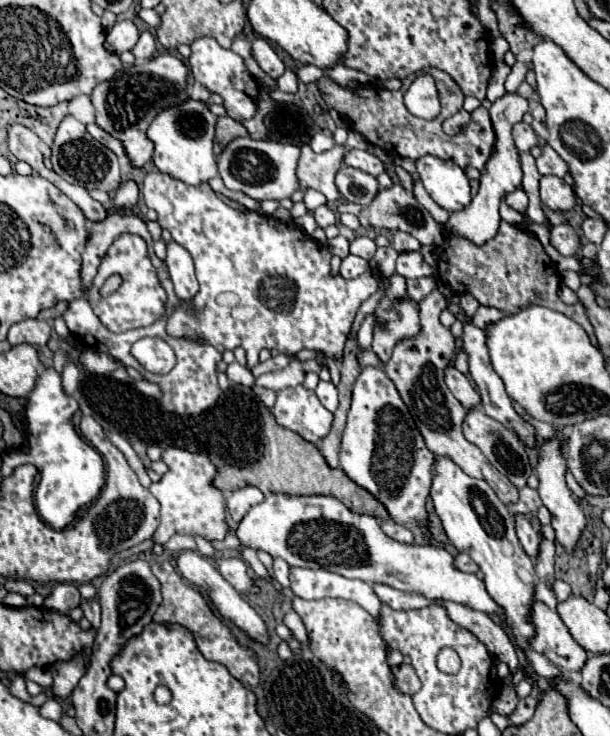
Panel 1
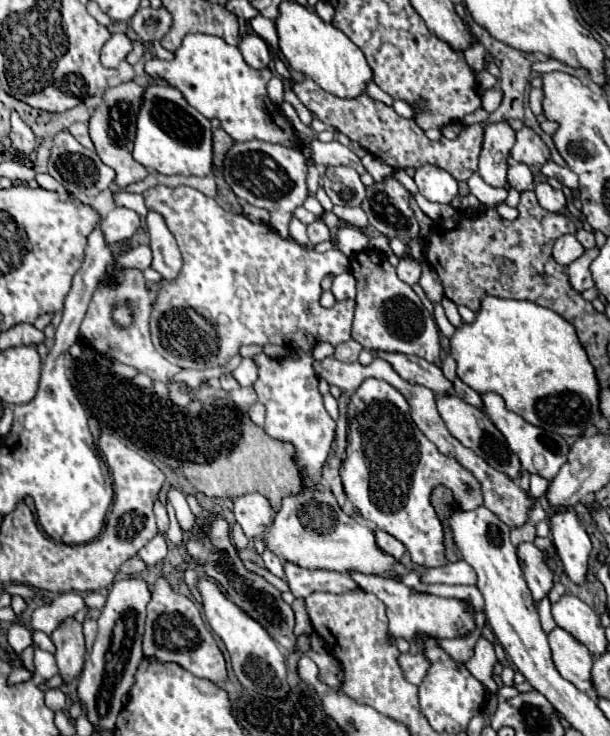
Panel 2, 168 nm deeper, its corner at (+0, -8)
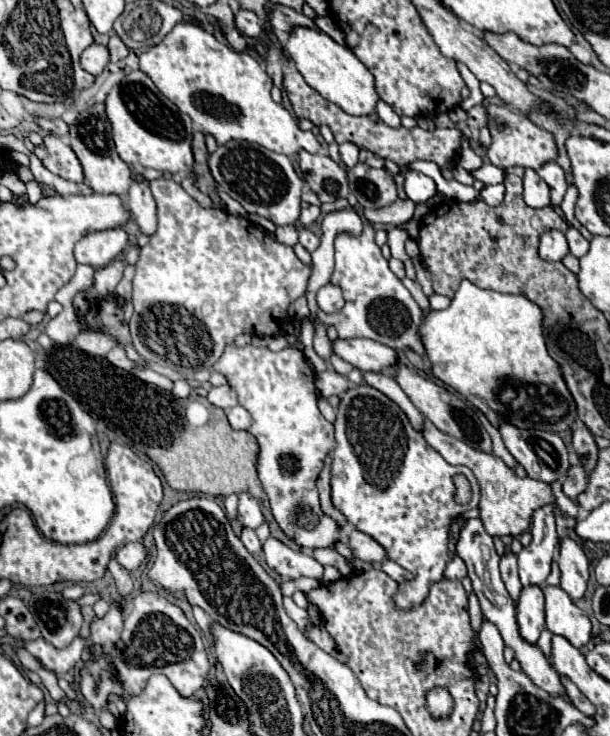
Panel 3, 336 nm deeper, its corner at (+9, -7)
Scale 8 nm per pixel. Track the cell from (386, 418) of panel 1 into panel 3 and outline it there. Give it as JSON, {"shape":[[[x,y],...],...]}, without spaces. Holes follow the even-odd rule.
{"shape":[[[366,383],[352,387],[344,393],[340,401],[340,409],[334,421],[336,427],[336,449],[332,455],[332,503],[334,507],[344,513],[344,517],[362,533],[370,535],[374,541],[378,541],[384,549],[388,559],[404,567],[414,575],[412,581],[398,583],[398,591],[394,593],[394,607],[400,611],[410,611],[414,607],[420,607],[430,587],[444,579],[444,567],[452,559],[448,551],[448,531],[450,523],[466,513],[472,507],[478,507],[480,489],[476,483],[476,477],[468,467],[456,467],[450,465],[436,449],[432,449],[426,439],[414,431],[410,421],[406,419],[404,411],[386,395],[382,395],[378,389],[368,387]],[[454,475],[466,475],[466,479],[472,485],[472,501],[468,505],[458,505],[454,501],[456,487],[452,483]]]}

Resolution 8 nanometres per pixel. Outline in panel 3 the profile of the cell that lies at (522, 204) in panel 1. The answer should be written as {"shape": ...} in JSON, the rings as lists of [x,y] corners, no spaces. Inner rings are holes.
{"shape":[[[500,183],[498,185],[484,185],[484,189],[480,189],[480,199],[484,203],[488,203],[490,207],[496,207],[504,199],[504,187]]]}

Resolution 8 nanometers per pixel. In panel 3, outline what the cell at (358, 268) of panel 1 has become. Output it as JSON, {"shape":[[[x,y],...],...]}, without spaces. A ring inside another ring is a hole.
{"shape":[[[324,285],[320,291],[318,291],[318,309],[324,311],[324,313],[336,313],[344,307],[344,297],[342,297],[342,291],[334,285]]]}

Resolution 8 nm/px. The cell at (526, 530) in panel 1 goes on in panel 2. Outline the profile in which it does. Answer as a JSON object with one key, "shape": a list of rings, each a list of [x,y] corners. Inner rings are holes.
{"shape":[[[521,542],[517,546],[517,556],[525,564],[523,574],[533,594],[533,600],[539,602],[549,594],[553,586],[553,572],[551,568],[547,568],[547,562],[543,560],[543,552],[533,542]]]}

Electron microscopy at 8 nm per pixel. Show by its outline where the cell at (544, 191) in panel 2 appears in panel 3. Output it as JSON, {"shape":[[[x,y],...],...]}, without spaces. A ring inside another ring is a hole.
{"shape":[[[534,169],[524,171],[524,201],[528,207],[536,209],[550,205],[550,189]]]}

